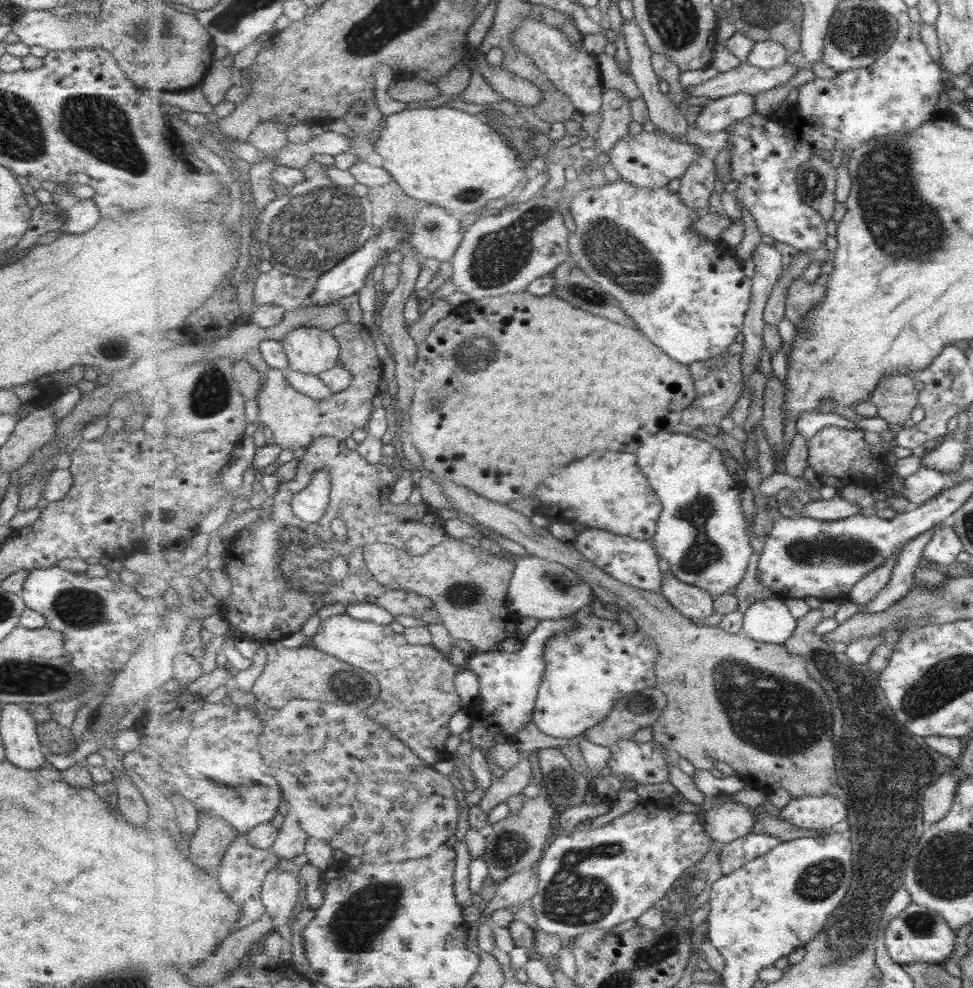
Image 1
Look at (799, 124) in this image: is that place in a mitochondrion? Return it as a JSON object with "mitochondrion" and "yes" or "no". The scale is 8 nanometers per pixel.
{"mitochondrion":"no"}

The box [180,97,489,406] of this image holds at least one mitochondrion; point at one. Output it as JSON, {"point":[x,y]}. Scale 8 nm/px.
{"point":[314,227]}

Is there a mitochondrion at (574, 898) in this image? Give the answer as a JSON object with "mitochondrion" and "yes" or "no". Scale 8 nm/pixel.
{"mitochondrion":"yes"}

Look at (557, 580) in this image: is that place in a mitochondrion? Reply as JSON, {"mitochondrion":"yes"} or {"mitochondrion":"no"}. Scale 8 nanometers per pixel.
{"mitochondrion":"yes"}

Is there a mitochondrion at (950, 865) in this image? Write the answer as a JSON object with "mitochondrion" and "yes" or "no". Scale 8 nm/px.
{"mitochondrion":"yes"}

